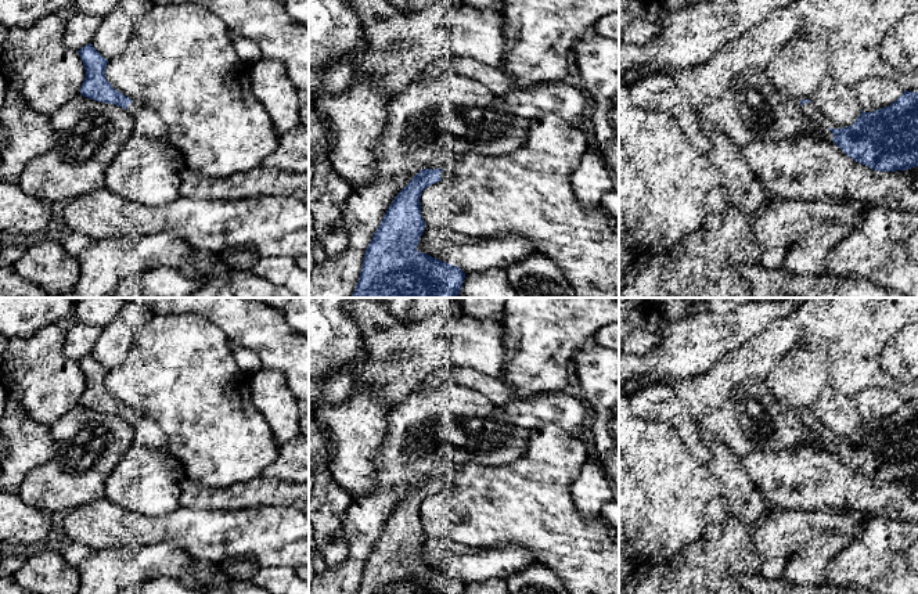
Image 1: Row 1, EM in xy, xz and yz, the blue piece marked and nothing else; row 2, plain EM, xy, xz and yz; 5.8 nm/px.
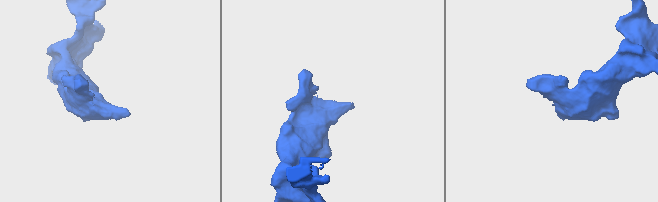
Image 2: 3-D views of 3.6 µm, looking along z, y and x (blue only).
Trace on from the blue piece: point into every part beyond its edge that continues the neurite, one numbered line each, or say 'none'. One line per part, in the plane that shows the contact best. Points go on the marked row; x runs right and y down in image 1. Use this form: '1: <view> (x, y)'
1: yz (812, 114)

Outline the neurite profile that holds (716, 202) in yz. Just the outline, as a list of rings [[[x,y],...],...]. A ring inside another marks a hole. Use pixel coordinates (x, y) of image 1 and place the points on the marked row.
[[[724,184],[713,188],[703,204],[705,216],[702,227],[710,231],[720,228],[728,205],[730,204],[724,195]]]

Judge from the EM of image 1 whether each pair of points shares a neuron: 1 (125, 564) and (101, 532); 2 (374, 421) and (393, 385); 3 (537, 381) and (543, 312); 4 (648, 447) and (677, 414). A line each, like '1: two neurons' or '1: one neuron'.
1: two neurons
2: two neurons
3: one neuron
4: two neurons

